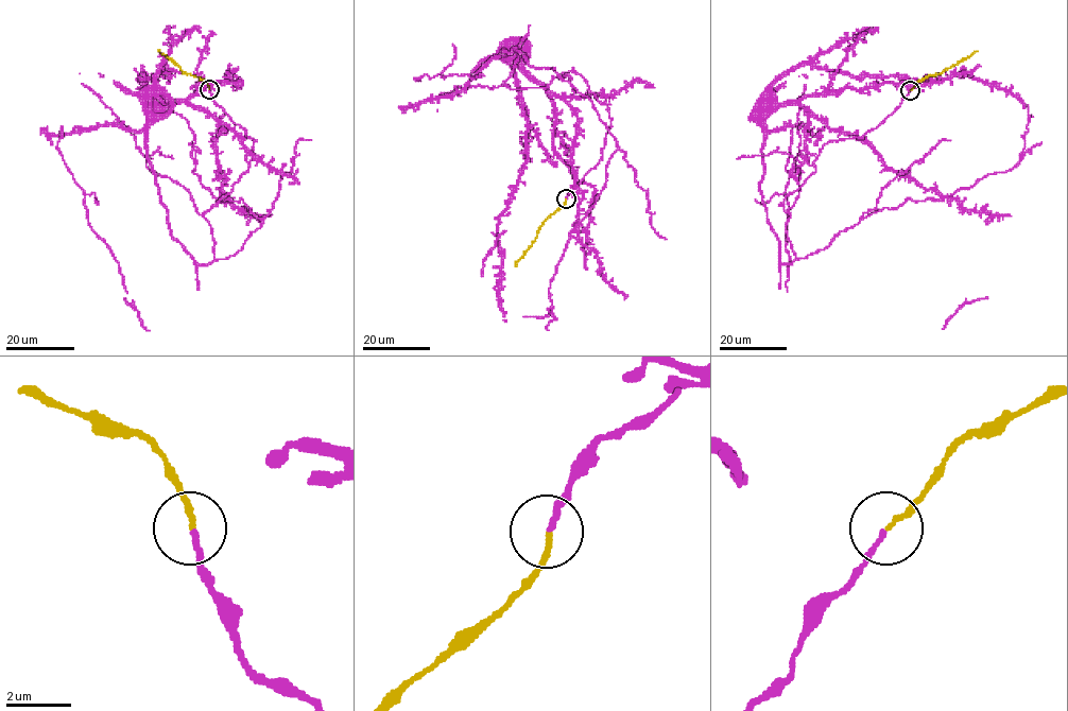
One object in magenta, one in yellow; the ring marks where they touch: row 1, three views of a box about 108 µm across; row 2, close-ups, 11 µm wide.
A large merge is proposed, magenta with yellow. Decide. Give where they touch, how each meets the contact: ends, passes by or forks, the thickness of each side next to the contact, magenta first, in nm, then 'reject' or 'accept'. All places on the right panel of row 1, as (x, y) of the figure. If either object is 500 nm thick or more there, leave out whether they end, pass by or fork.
place (910, 90); magenta ends; yellow ends; calibres 150 and 150 nm; accept

